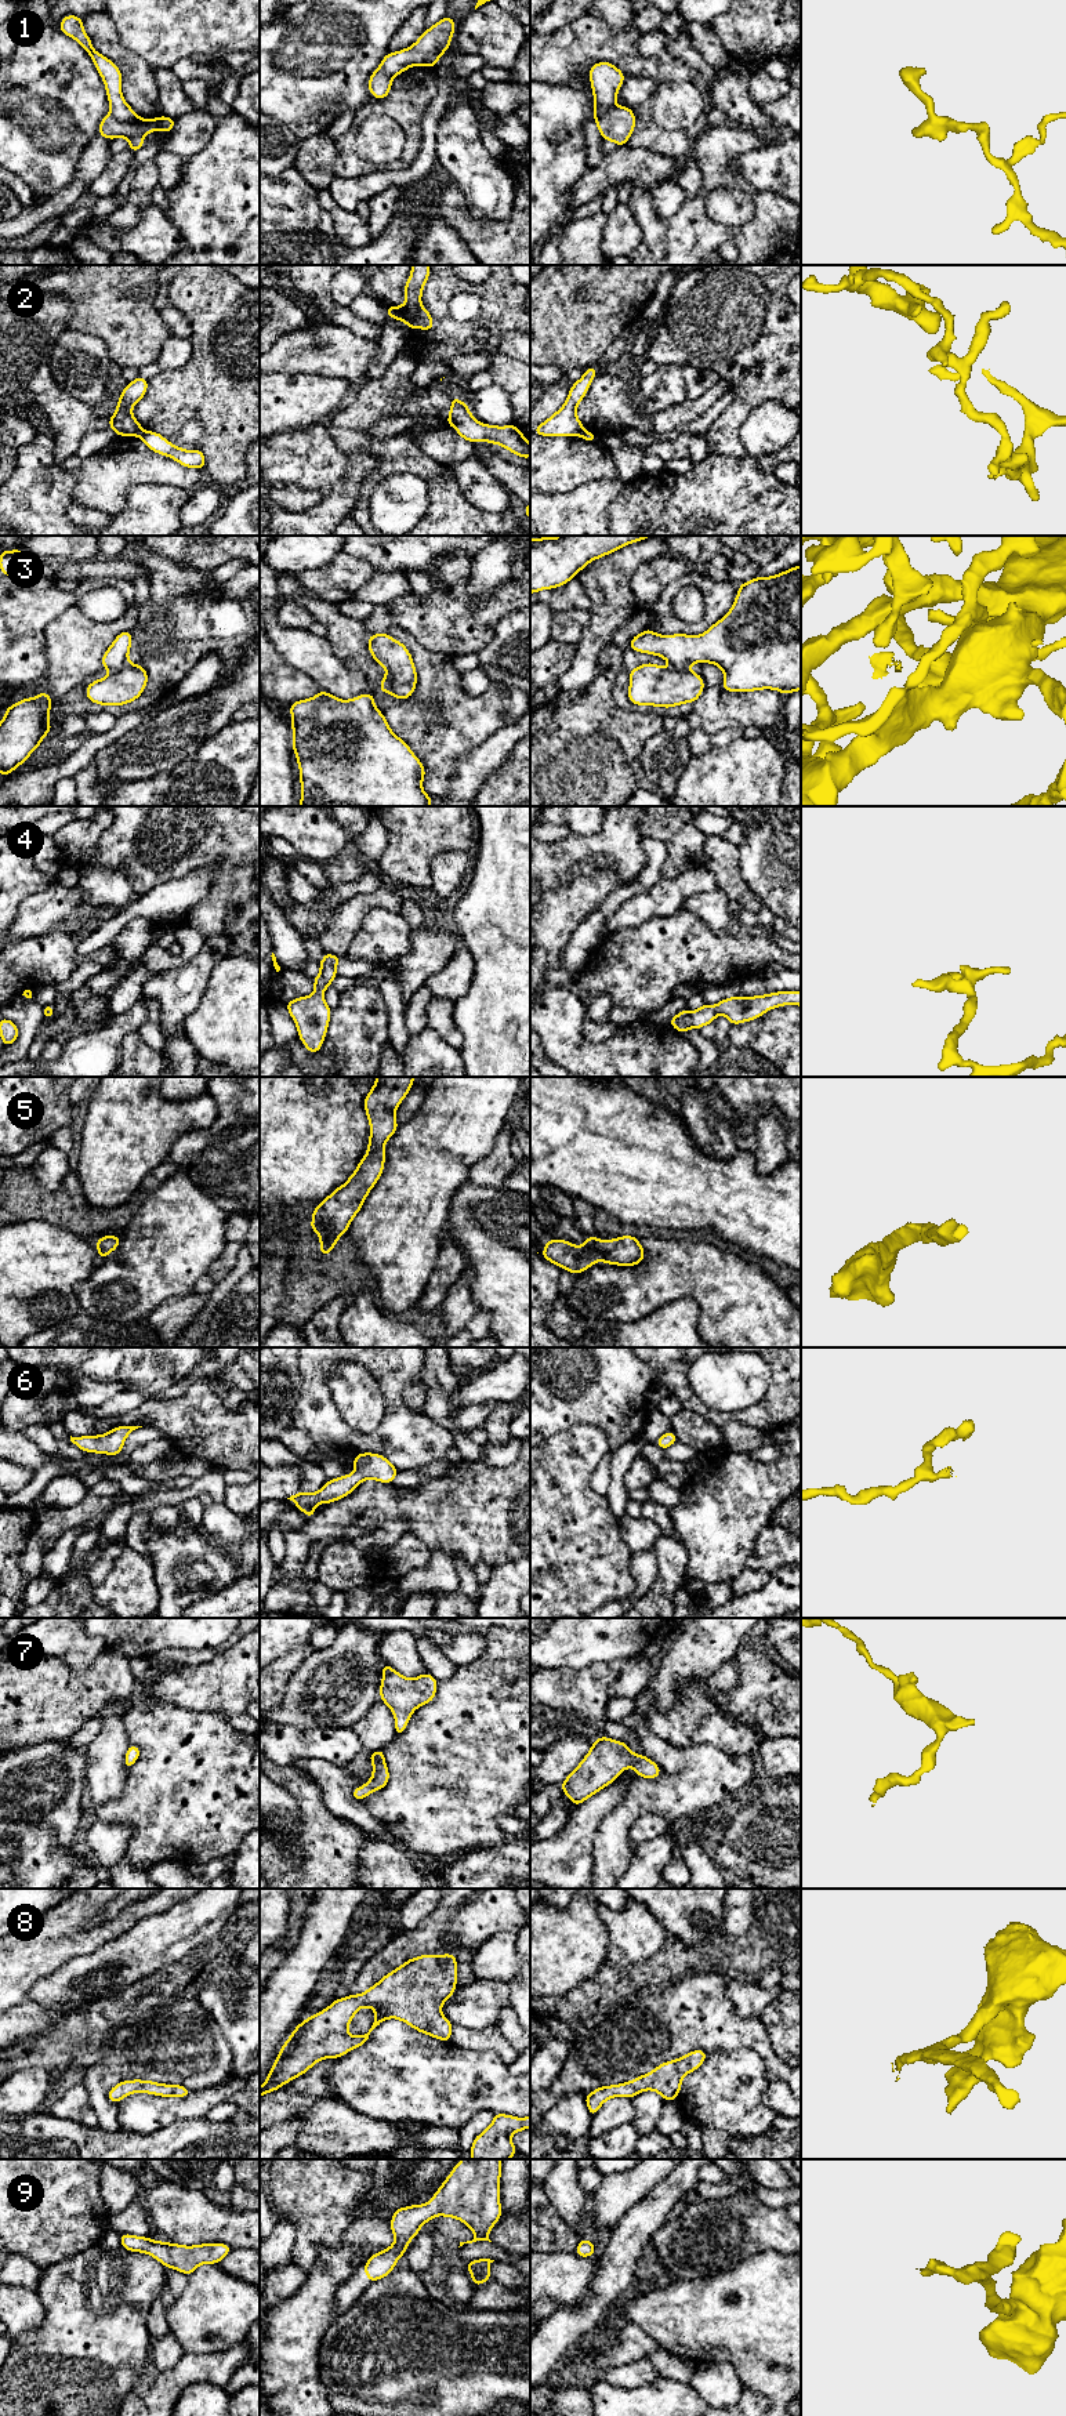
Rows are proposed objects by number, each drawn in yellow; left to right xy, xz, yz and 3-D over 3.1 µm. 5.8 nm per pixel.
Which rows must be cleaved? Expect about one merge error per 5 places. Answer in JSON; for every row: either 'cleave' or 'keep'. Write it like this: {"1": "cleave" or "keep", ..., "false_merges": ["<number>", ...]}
{"1": "keep", "2": "cleave", "3": "cleave", "4": "keep", "5": "keep", "6": "keep", "7": "keep", "8": "keep", "9": "keep", "false_merges": ["2", "3"]}

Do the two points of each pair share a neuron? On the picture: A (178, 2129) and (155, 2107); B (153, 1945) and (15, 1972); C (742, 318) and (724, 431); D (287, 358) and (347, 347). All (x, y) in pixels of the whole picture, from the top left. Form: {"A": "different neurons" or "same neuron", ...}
{"A": "different neurons", "B": "different neurons", "C": "same neuron", "D": "same neuron"}

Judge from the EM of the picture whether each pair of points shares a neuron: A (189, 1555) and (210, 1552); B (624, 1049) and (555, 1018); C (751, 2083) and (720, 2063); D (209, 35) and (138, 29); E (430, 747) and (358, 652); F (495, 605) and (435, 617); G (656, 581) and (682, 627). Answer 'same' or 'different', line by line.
A: same
B: same
C: same
D: same
E: same
F: same
G: different

